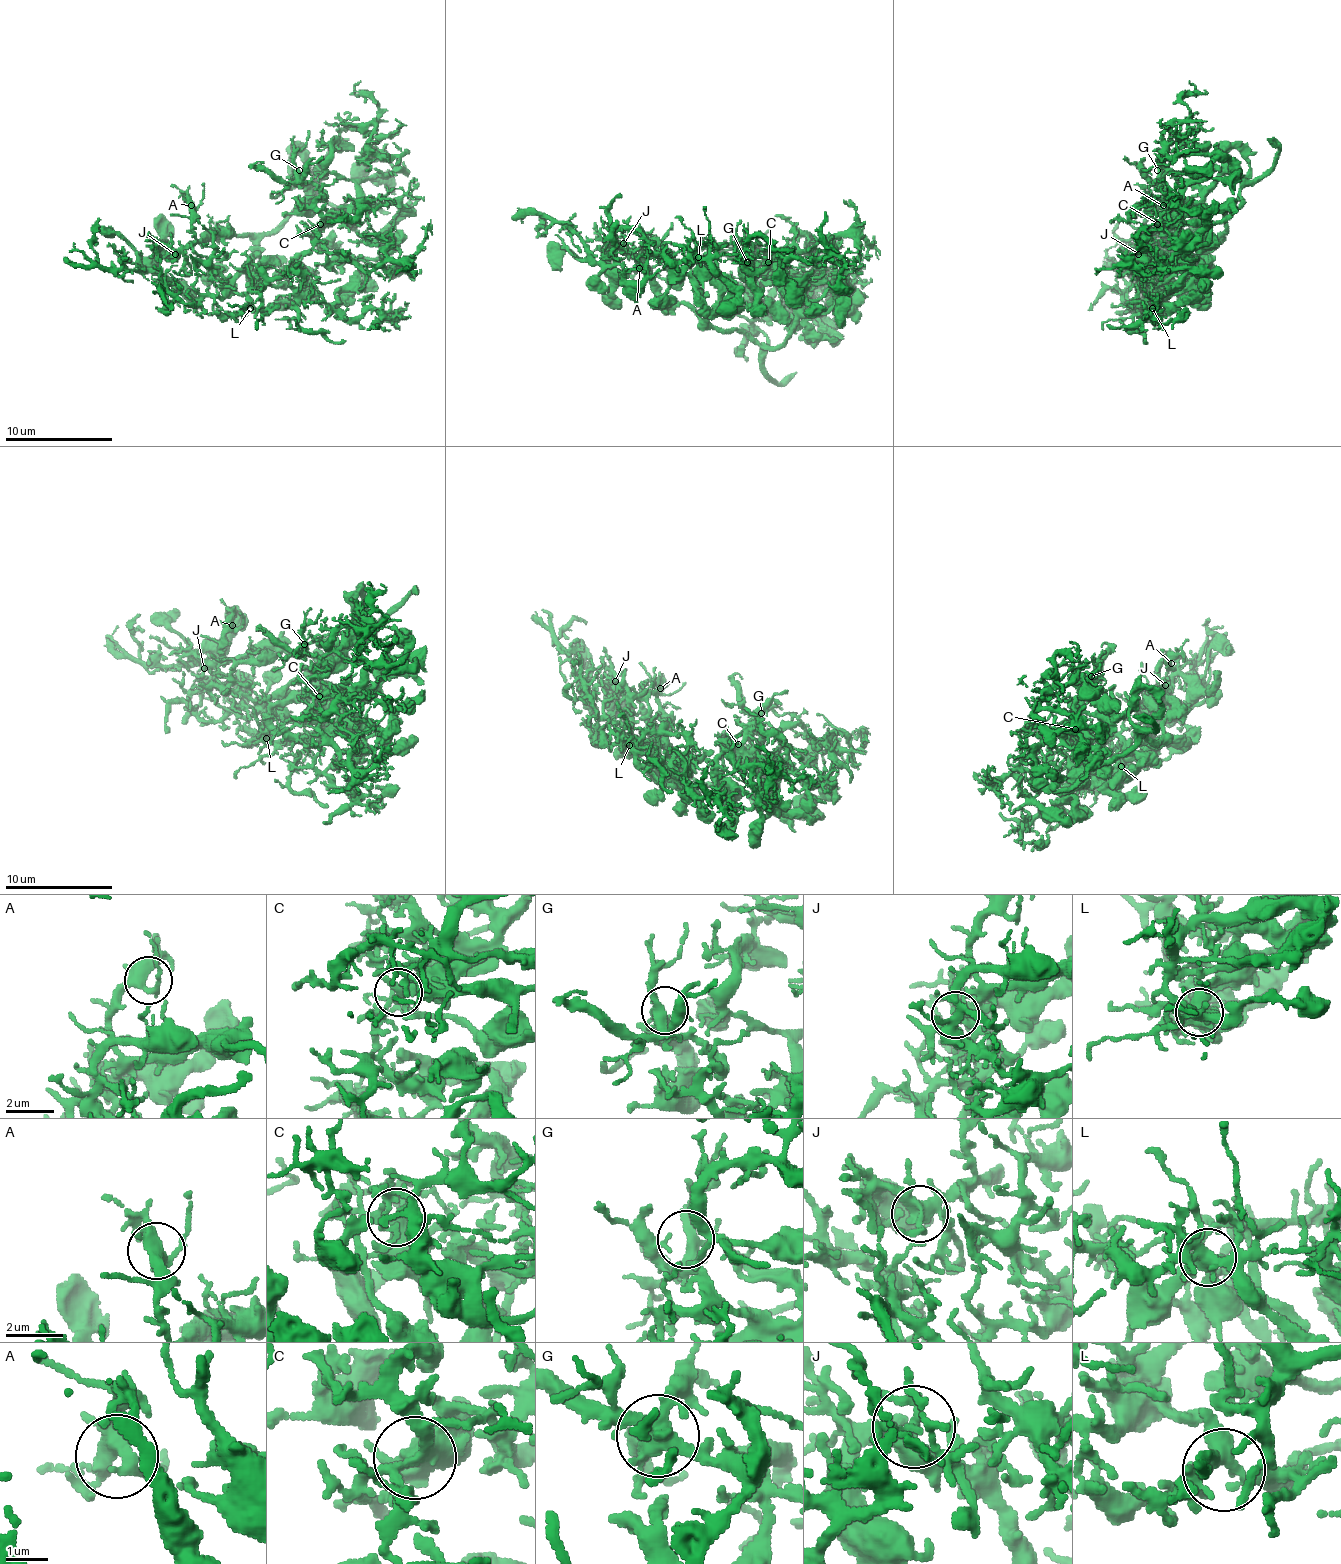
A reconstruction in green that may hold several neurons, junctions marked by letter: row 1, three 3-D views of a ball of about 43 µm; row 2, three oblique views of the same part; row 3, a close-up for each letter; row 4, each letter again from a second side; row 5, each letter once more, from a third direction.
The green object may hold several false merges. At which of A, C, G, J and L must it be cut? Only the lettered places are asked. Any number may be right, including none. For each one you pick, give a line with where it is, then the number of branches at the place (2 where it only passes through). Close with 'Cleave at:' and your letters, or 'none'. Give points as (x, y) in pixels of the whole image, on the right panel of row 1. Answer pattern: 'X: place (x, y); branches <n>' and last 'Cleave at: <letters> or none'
Cleave at: none

